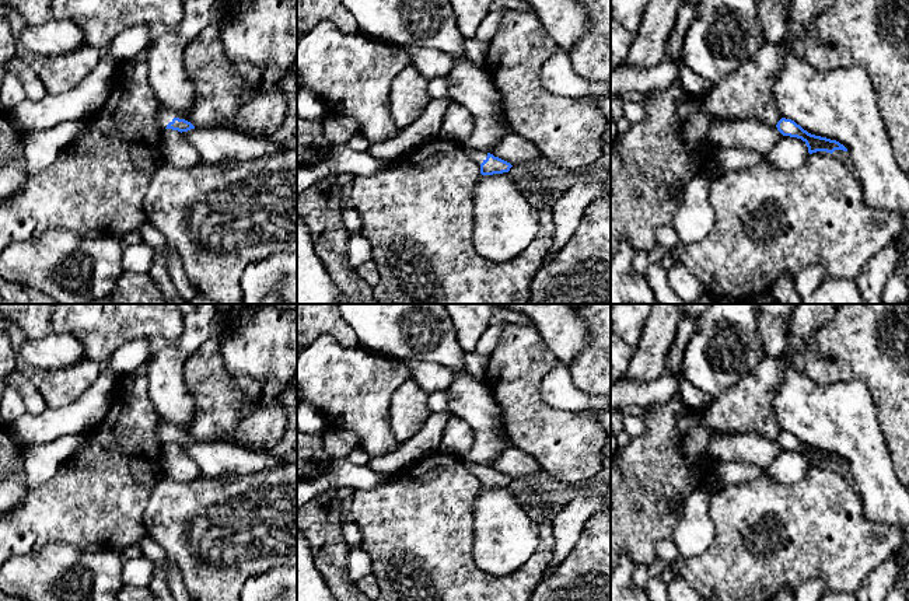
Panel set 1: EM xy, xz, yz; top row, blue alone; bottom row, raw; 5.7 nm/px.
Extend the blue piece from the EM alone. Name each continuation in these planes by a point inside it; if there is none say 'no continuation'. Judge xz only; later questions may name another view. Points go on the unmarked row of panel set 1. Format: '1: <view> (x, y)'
1: xz (478, 470)

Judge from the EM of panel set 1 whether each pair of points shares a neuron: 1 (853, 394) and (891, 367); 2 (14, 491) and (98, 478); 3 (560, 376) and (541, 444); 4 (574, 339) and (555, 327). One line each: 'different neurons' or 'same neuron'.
1: different neurons
2: different neurons
3: different neurons
4: same neuron

